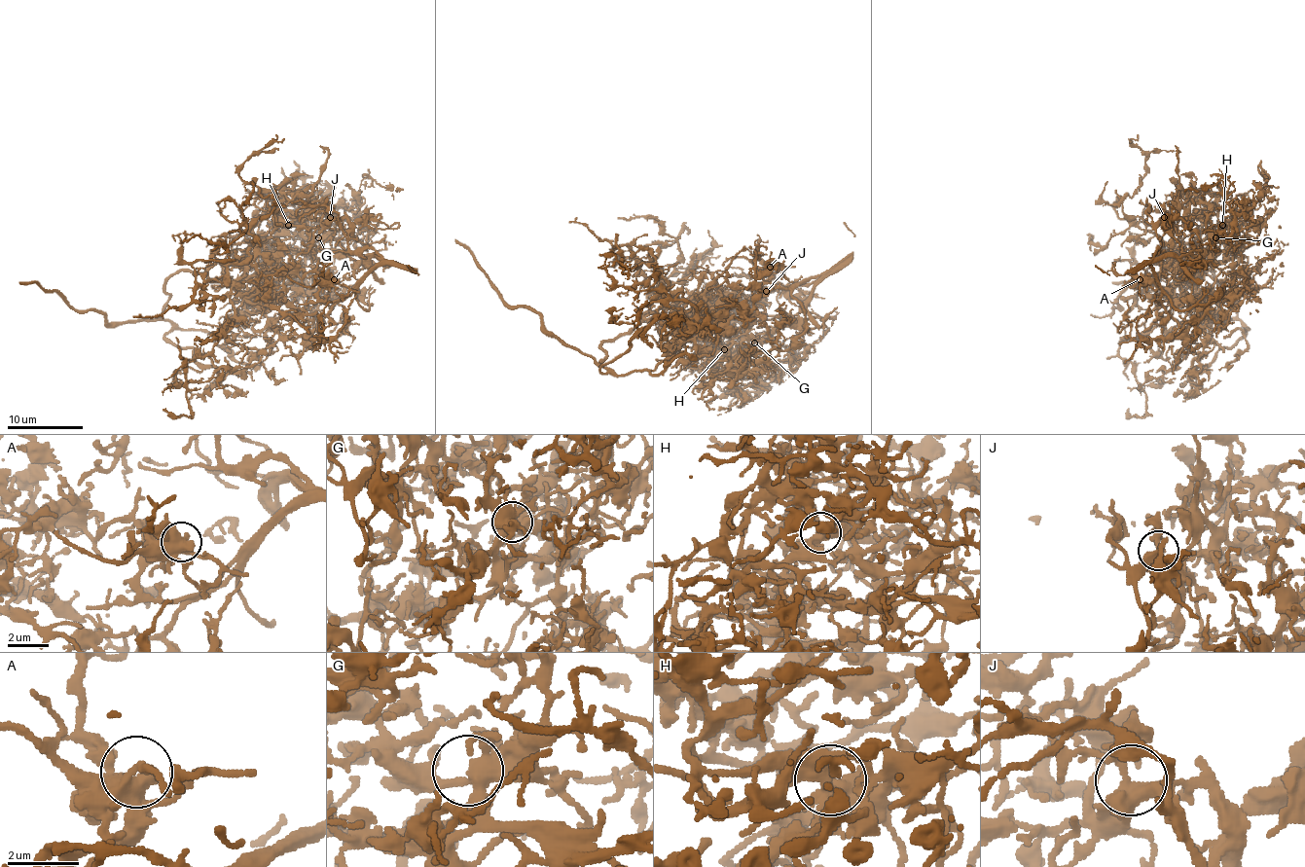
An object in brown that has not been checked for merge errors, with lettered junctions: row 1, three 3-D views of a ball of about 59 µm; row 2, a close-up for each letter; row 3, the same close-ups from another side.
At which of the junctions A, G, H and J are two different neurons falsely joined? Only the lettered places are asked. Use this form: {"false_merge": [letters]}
{"false_merge": ["H"]}

